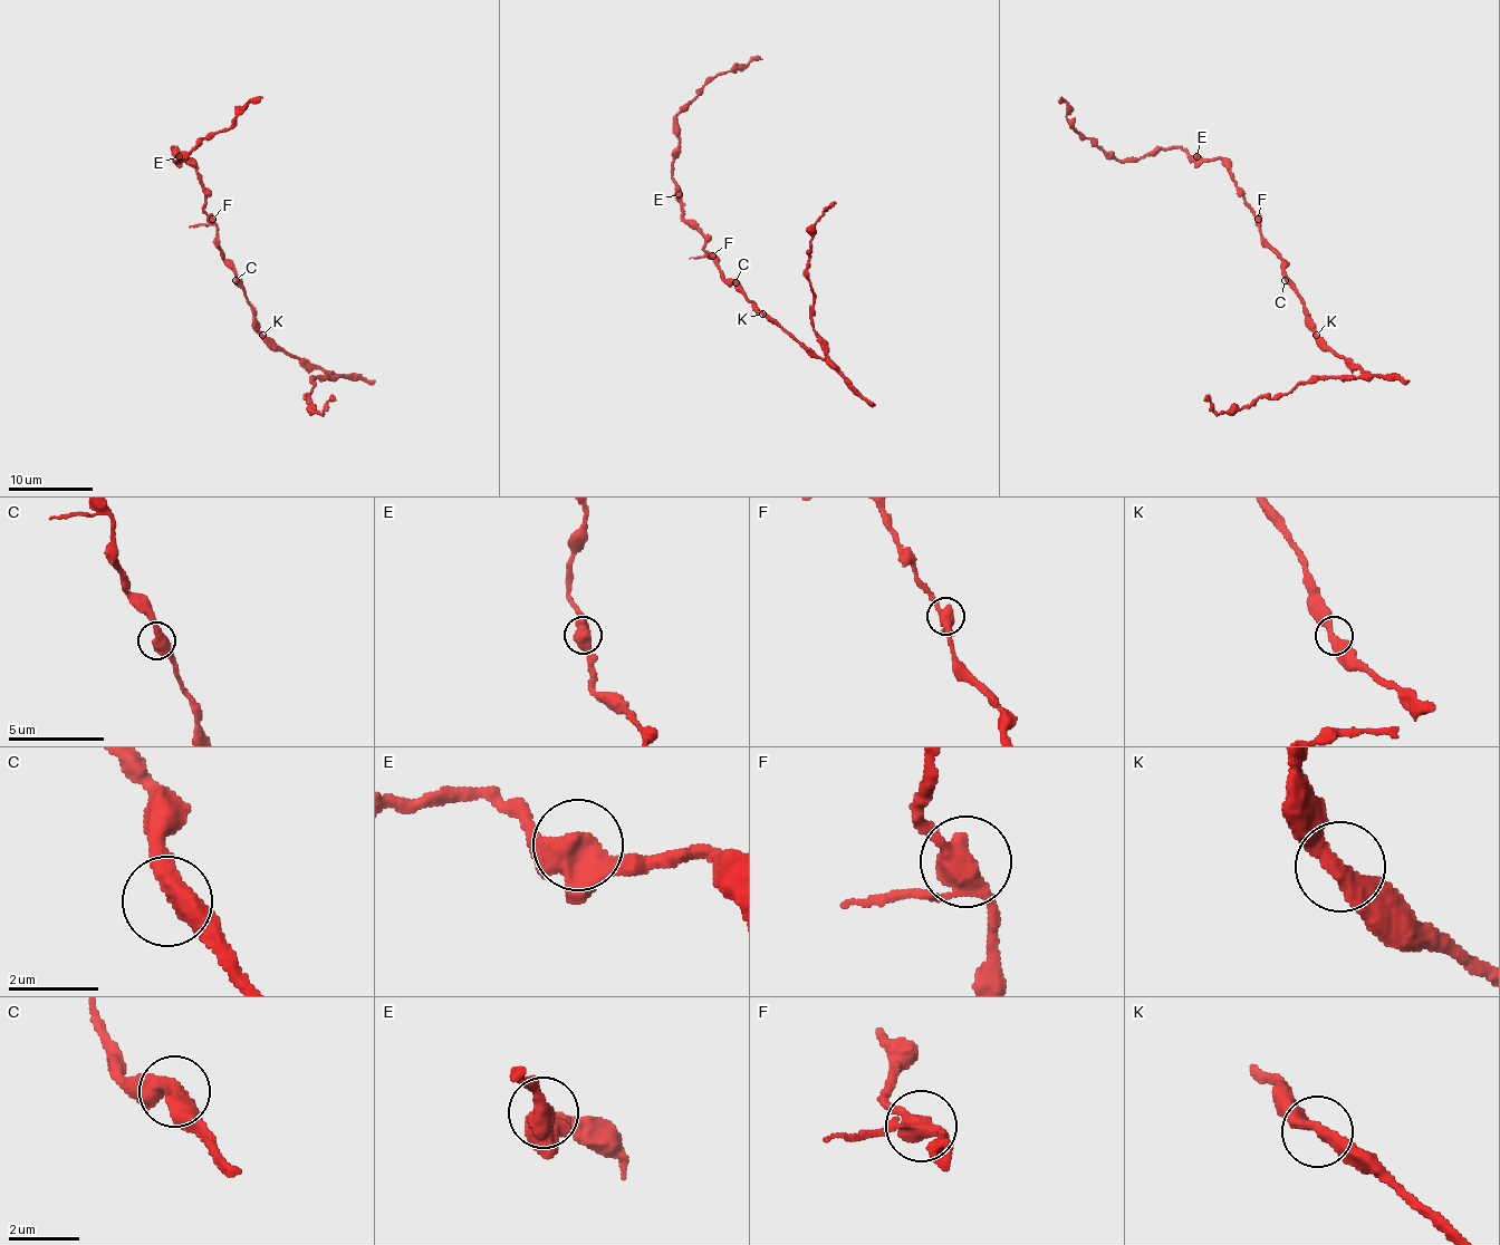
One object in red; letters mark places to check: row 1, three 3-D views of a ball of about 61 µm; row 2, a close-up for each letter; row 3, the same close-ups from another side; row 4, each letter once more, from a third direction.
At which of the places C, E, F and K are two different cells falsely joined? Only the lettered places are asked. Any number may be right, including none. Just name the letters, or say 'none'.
none

